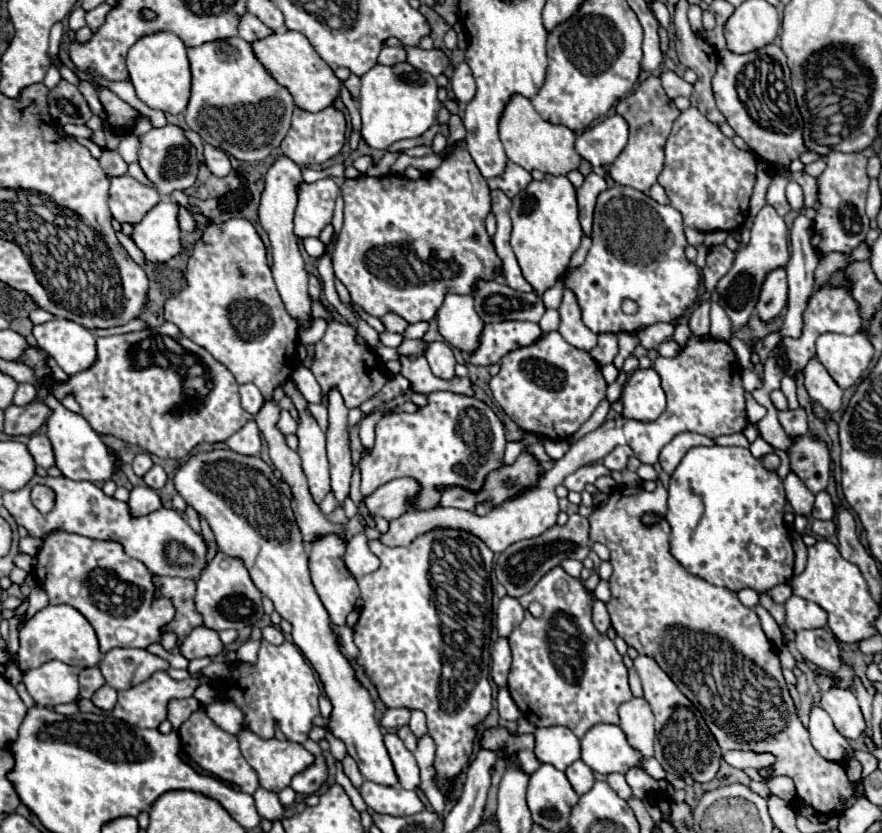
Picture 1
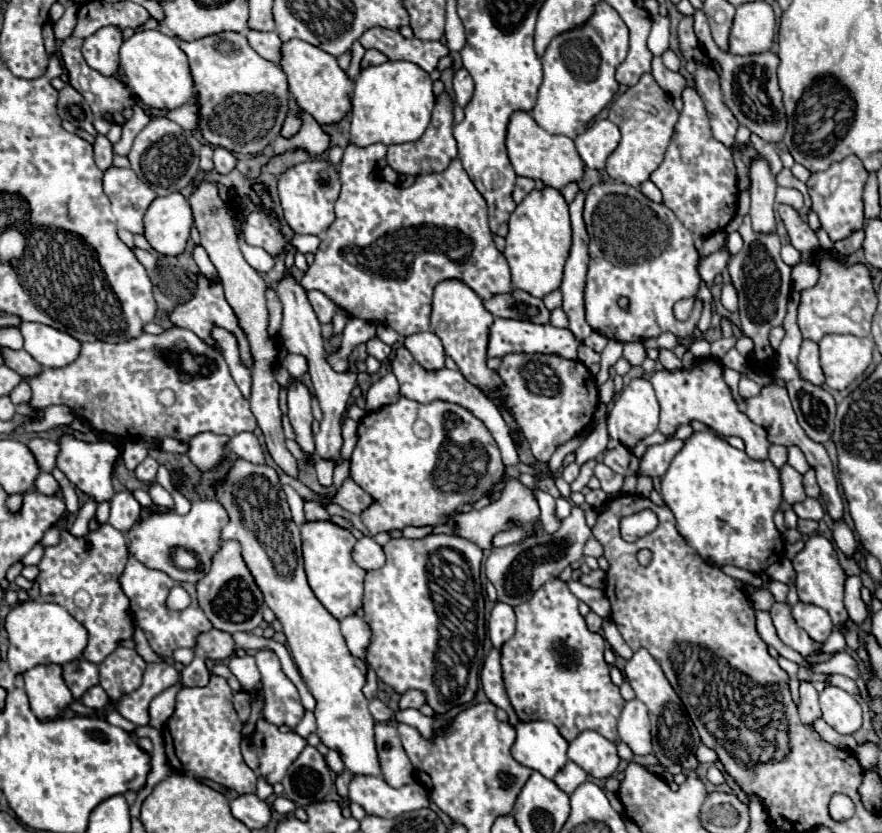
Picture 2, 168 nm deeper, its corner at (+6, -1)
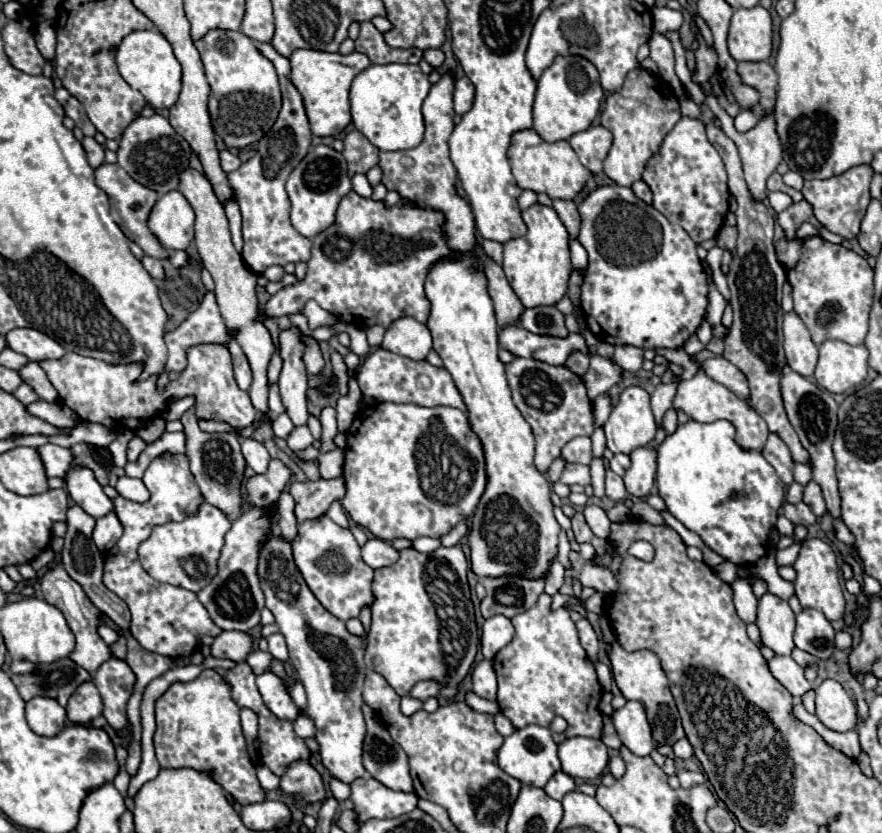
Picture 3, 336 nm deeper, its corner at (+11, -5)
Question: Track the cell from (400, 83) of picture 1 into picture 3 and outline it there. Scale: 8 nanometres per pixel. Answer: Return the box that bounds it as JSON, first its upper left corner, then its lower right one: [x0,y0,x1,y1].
[350,64,430,150]

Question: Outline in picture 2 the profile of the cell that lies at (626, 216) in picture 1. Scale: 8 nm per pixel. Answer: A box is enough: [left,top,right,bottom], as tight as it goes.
[583,182,701,342]

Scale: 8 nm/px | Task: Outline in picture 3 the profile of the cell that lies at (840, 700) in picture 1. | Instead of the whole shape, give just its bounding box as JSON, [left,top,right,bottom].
[816,680,858,732]

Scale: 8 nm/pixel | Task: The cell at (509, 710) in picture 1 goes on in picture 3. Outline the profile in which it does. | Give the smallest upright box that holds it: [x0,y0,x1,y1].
[494,712,514,736]

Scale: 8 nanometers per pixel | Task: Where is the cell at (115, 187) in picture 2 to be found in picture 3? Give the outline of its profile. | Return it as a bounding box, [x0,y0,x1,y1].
[96,164,168,260]

